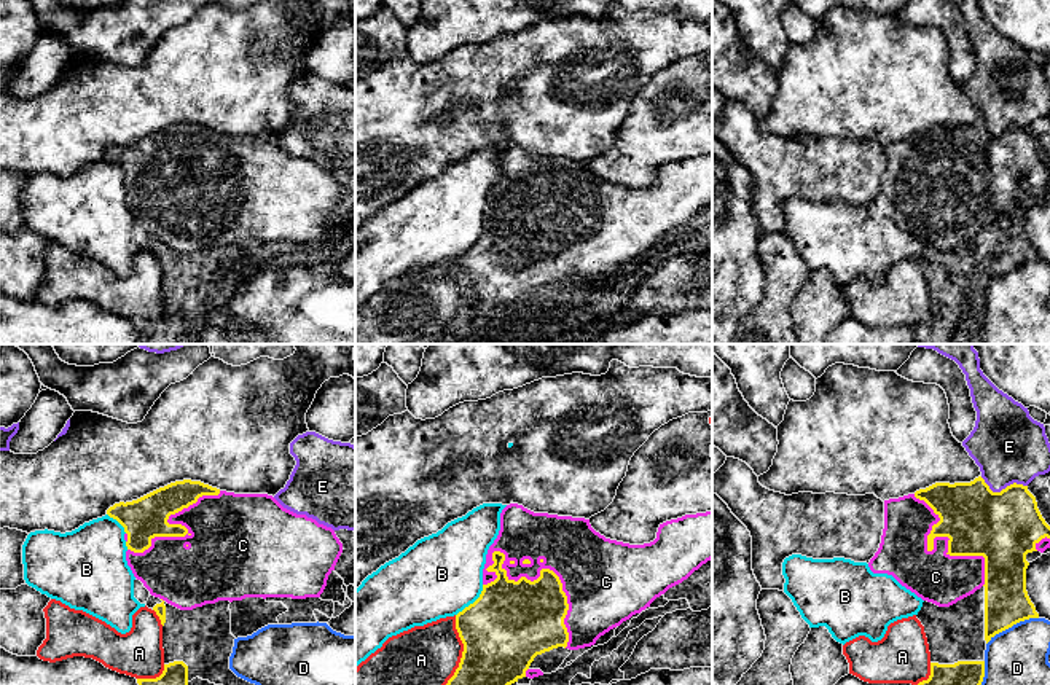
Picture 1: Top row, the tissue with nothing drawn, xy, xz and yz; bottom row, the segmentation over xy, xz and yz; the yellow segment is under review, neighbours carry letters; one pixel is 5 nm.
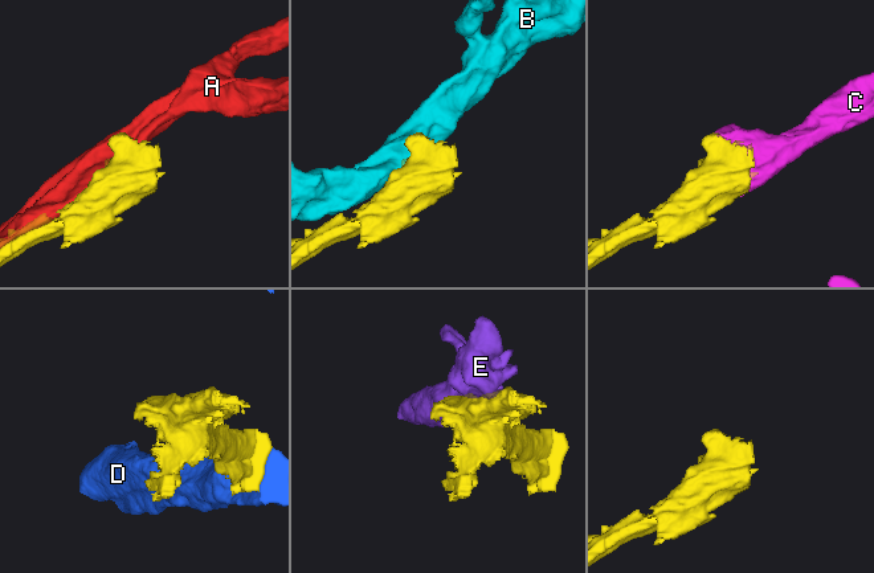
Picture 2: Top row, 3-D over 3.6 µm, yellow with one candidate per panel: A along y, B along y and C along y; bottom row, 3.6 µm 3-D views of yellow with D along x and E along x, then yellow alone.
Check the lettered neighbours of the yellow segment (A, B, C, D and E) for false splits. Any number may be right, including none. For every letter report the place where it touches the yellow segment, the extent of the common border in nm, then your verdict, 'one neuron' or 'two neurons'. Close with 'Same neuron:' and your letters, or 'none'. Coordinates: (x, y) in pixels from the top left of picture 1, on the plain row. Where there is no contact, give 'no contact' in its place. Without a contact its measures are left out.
A: contact xz (464, 293); length 360 nm; two neurons
B: contact xz (474, 246); length 220 nm; two neurons
C: contact xz (552, 214); length 600 nm; one neuron
D: contact yz (1012, 268); length 300 nm; two neurons
E: contact yz (1002, 133); length 240 nm; two neurons
Same neuron: C

